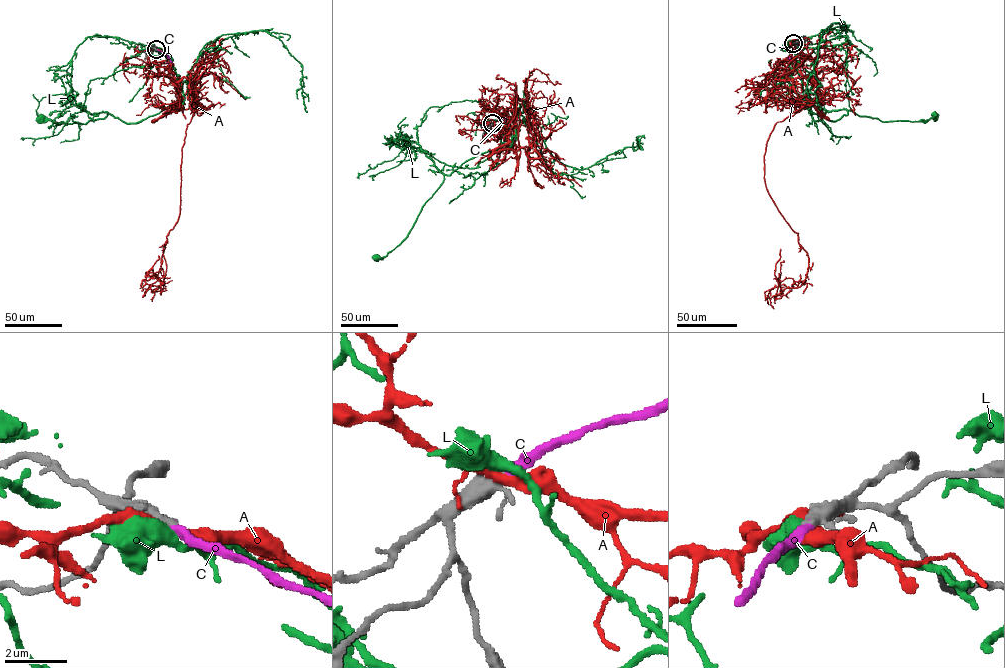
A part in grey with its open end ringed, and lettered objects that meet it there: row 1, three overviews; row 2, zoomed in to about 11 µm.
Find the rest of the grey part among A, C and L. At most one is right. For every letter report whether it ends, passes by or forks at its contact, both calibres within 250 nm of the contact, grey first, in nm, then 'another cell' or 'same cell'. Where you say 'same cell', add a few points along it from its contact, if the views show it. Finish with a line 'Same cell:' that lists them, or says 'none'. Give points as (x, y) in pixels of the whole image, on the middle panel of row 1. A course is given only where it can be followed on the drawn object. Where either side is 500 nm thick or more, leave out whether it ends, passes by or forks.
A: it forks; calibres 480 and 240 nm; another cell
C: it ends; calibres 320 and 360 nm; same cell; course (492, 123), (501, 119), (506, 122), (503, 117)
L: it passes by; calibres 280 and 480 nm; another cell
Same cell: C

